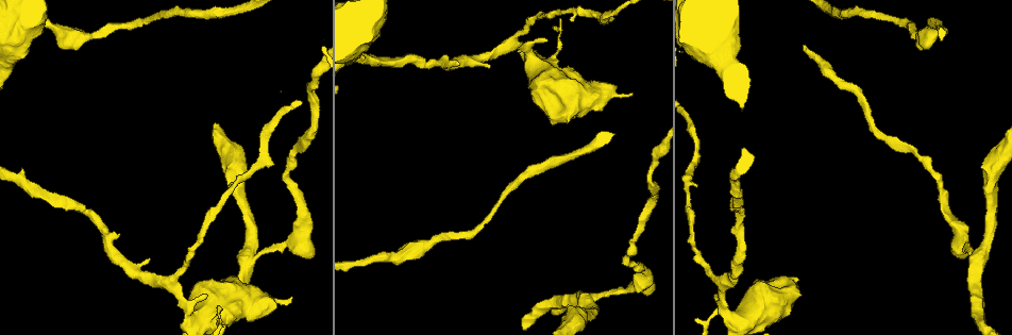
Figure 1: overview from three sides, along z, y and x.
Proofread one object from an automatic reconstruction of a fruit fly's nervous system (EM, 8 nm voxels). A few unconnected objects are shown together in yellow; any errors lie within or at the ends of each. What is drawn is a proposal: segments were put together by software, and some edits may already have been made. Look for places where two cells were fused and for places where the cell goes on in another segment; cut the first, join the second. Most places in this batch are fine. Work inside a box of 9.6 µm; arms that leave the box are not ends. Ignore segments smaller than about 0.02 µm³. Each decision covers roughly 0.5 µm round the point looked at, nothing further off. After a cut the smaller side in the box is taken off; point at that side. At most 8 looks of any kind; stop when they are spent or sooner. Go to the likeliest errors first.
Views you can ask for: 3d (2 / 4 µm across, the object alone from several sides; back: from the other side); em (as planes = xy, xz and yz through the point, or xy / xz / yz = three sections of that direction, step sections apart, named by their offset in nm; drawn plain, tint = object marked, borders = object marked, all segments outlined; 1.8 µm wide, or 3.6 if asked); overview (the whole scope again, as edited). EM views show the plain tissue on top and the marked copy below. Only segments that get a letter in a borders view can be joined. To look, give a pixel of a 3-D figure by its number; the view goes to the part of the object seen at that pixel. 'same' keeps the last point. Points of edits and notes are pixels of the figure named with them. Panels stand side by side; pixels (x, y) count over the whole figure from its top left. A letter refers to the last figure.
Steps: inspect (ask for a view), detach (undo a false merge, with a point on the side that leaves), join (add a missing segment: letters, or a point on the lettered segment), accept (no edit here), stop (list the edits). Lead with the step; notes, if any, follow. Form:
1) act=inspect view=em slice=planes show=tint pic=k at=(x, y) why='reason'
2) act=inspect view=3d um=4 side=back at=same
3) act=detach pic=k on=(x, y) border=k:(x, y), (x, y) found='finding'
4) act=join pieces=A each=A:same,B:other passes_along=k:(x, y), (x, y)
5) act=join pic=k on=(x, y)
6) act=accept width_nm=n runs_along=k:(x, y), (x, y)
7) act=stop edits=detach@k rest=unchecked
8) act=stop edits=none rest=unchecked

act=inspect view=em slice=planes show=tint pic=1 at=(979, 253) why='two arms in line, one across'

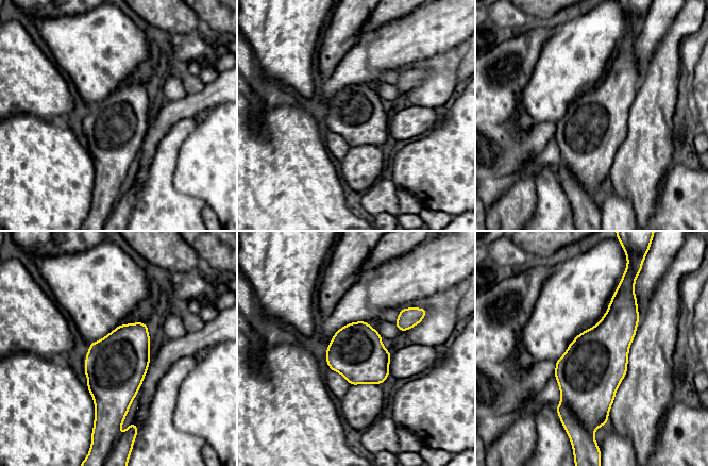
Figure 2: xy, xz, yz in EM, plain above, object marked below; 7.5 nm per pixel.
act=inspect view=em slice=planes show=borders at=same why='see the neighbours'

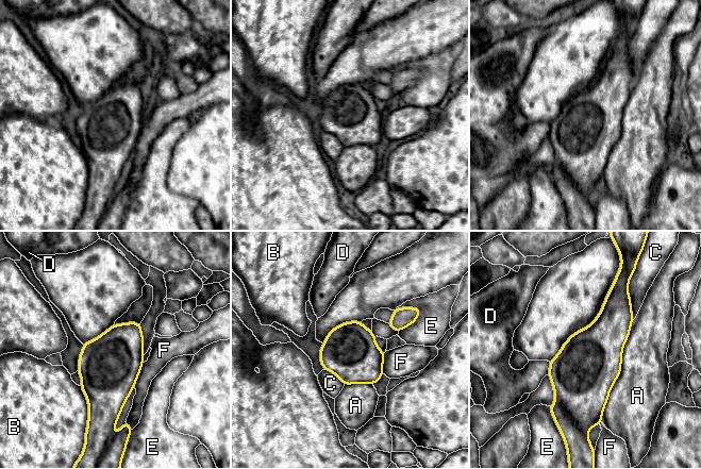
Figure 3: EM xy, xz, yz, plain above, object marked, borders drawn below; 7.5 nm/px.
act=accept width_nm=420 each=A:other,B:other,C:other,D:other,E:other,F:other border=3:(628, 287), (633, 319) found='one cell here'

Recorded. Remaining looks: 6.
act=inspect view=3d um=2 pic=1 at=(291, 296) why='an open end'

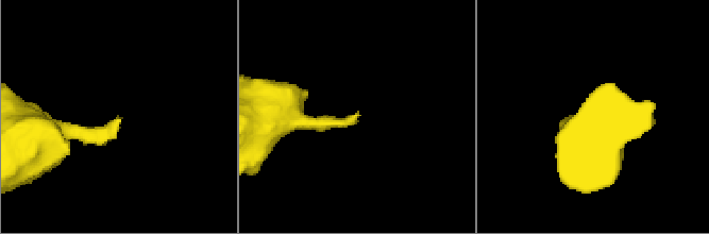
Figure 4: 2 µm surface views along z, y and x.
act=inspect view=em slice=xz step=8 show=tint pic=4 at=(356, 118) why='shape alone is not enough'

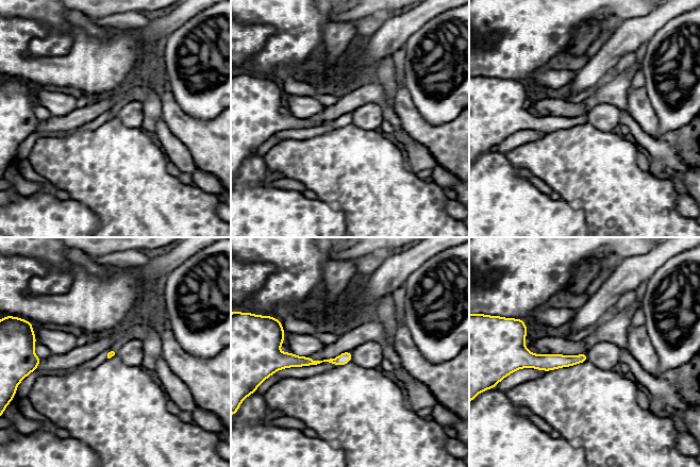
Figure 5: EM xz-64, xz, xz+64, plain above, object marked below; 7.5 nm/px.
act=inspect view=em slice=planes show=borders at=same why='another direction'

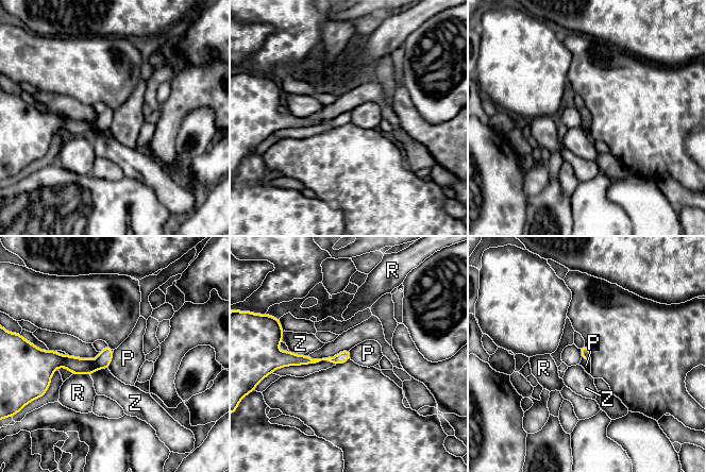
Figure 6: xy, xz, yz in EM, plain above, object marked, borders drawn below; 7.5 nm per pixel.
act=accept longest_contact=Z:160nm each=P:other,R:other,Z:other runs_along=6:(110, 351), (96, 364), (47, 360) found='none of them fits'

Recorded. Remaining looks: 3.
act=inspect view=em slice=xz step=16 show=tint pic=1 at=(979, 317)

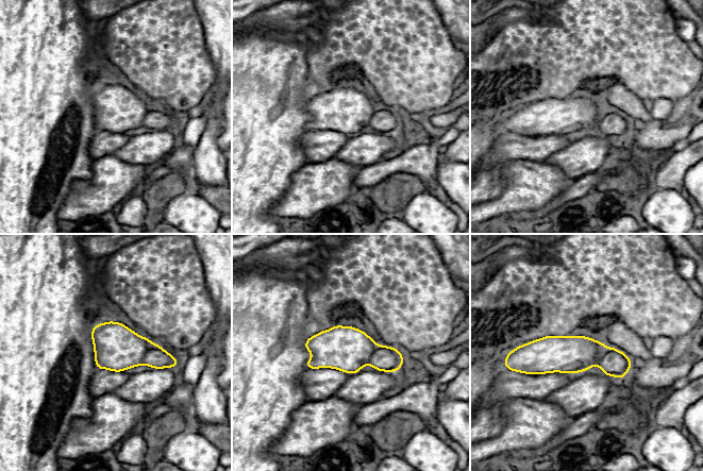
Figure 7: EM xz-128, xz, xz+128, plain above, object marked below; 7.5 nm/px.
act=inspect view=em slice=xz step=16 show=borders at=same why='what lies round it'

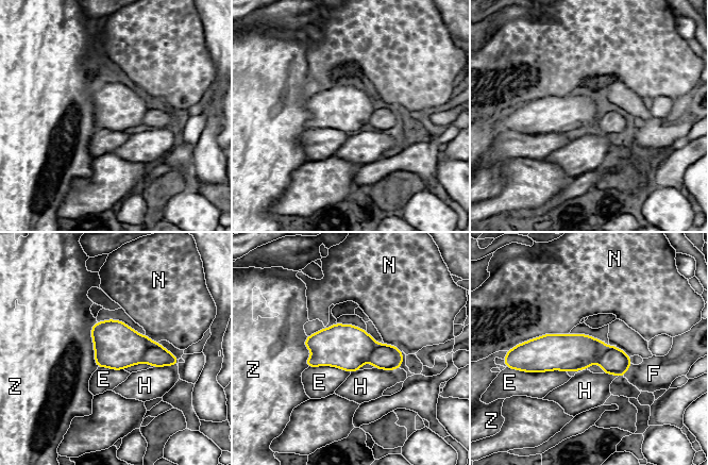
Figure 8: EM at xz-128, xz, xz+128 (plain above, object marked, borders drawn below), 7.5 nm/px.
act=accept each=E:other,F:other,H:other,N:other,Z:other border=8:(520, 369), (525, 371), (566, 371) found='one cell here'

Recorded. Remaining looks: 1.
act=stop edits=none rest=unchecked

